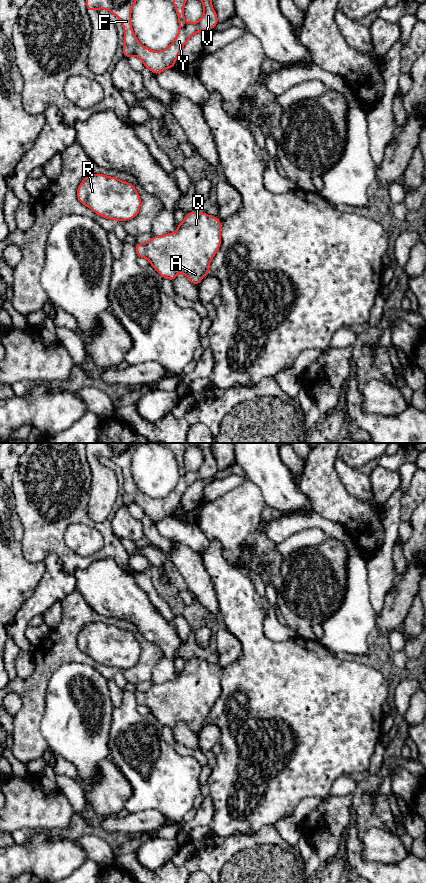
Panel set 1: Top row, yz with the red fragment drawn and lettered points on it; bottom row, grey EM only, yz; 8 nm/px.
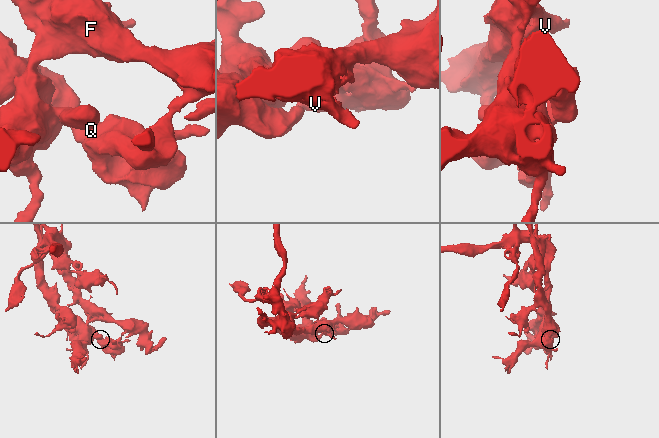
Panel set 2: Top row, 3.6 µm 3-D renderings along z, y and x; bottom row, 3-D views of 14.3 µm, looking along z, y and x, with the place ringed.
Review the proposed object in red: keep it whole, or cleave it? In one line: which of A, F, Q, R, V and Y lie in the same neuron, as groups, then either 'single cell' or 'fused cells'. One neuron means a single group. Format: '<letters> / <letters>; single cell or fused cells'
A F R V Y / Q; fused cells

